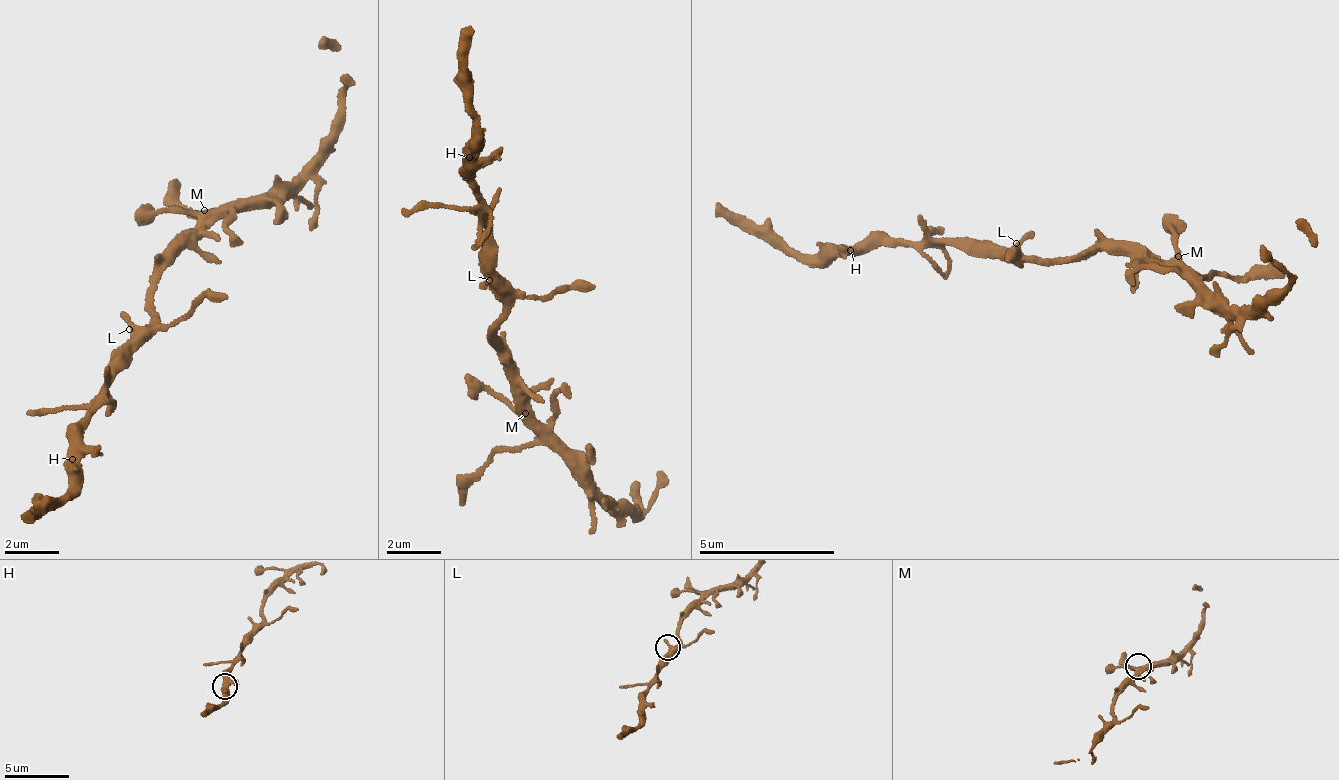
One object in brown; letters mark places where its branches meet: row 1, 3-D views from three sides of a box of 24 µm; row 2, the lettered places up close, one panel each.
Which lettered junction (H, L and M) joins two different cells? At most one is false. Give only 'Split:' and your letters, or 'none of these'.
Split: none of these

